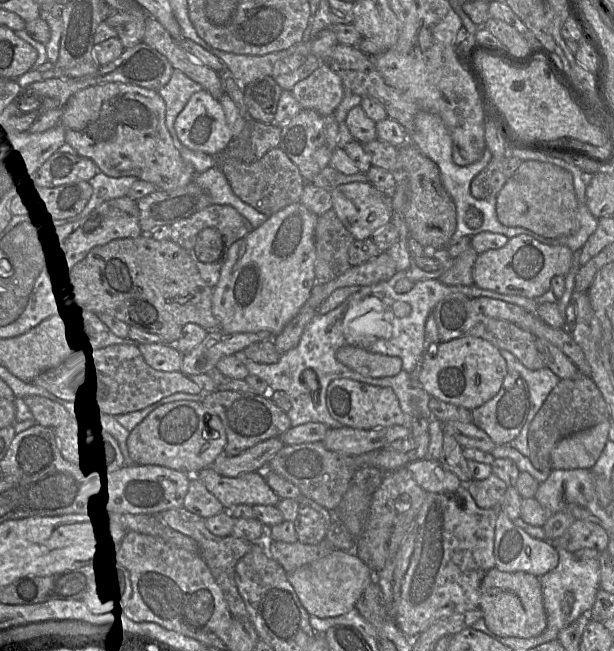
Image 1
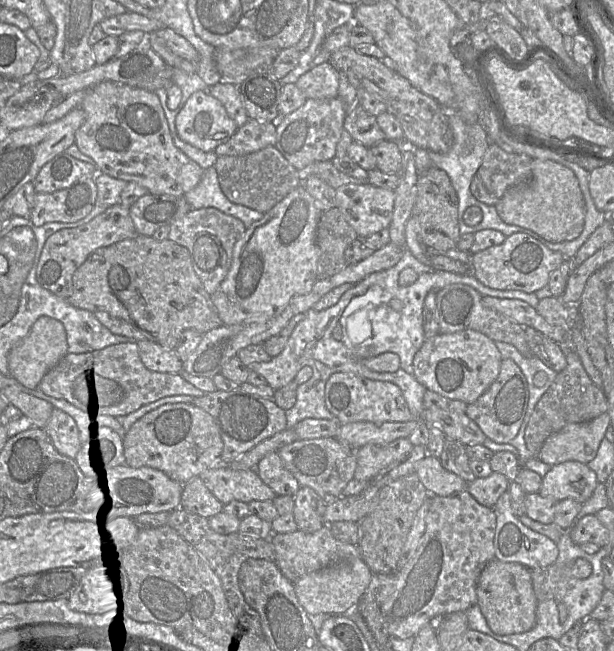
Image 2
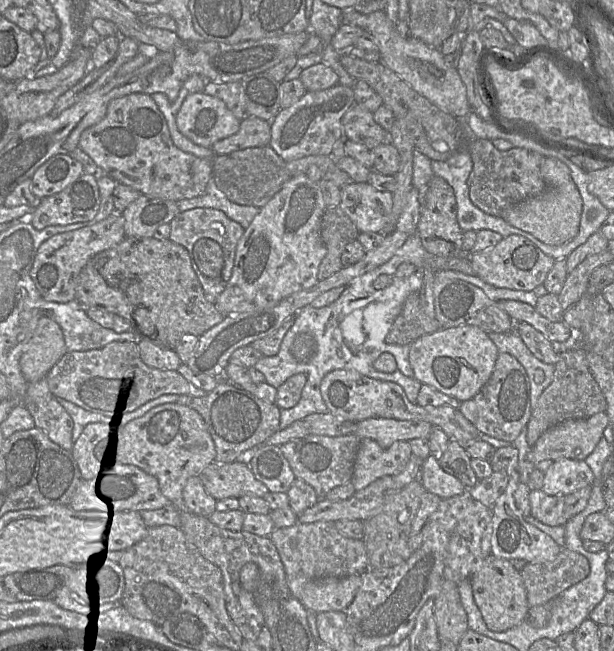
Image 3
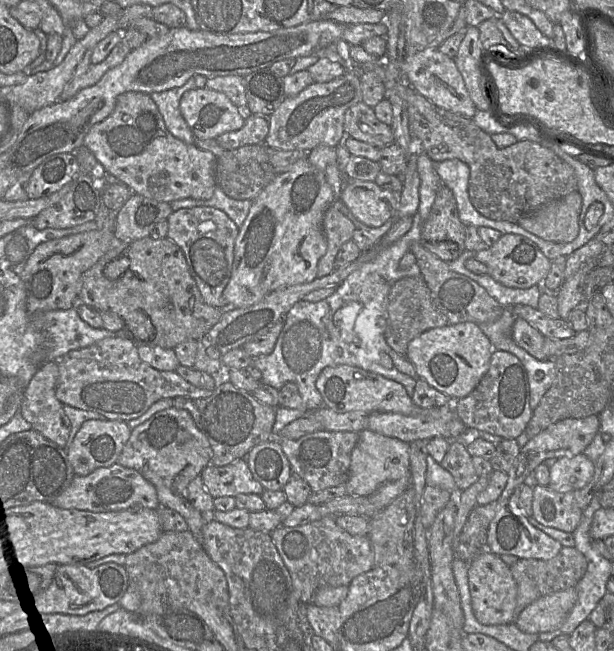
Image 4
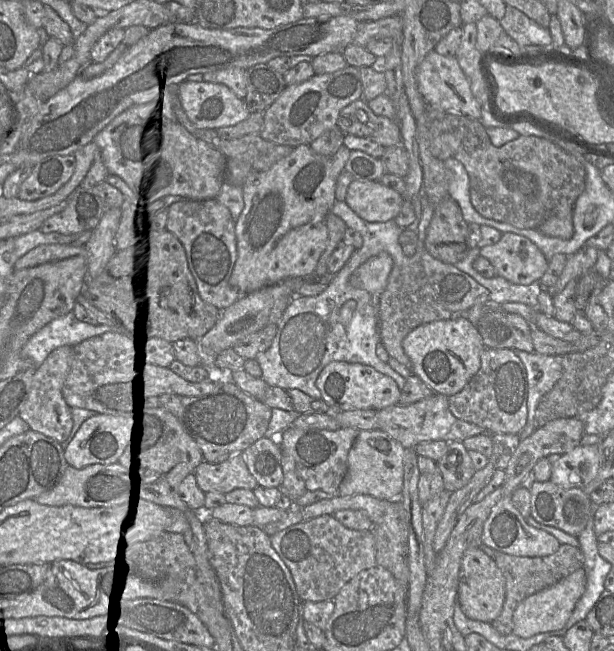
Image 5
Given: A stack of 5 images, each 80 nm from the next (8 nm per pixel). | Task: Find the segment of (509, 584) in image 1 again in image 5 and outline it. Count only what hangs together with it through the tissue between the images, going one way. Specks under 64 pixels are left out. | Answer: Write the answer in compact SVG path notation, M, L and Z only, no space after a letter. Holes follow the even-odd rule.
M480 548L465 551L461 560L457 602L471 620L492 623L501 613L505 601L505 579L494 559Z

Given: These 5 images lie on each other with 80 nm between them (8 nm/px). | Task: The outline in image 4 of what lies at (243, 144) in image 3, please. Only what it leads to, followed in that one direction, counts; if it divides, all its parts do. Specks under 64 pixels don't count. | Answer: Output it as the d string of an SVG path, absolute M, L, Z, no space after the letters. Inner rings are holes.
M246 114L244 125L239 130L223 133L216 138L216 141L225 150L264 144L269 132L268 118L264 115Z

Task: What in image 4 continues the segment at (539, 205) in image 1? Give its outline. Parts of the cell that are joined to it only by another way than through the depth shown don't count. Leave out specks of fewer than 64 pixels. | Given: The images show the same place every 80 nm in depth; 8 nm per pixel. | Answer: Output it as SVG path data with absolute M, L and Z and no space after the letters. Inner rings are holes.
M575 190L564 197L541 205L518 220L528 232L551 242L570 243L579 234L582 197Z

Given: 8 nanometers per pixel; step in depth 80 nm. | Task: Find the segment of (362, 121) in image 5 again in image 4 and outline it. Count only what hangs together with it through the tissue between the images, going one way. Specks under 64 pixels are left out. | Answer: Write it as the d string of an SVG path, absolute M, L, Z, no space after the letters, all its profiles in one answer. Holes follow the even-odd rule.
M362 101L345 112L343 127L346 136L379 149L394 143L391 126L379 121L374 109Z

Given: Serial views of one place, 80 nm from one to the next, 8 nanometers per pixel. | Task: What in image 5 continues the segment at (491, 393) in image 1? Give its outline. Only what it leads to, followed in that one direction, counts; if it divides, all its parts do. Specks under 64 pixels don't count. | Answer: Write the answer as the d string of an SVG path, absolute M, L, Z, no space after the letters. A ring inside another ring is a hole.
M455 315L448 320L433 321L416 327L404 338L403 348L411 361L412 373L435 393L450 397L461 391L478 372L485 346L476 326L468 319Z

